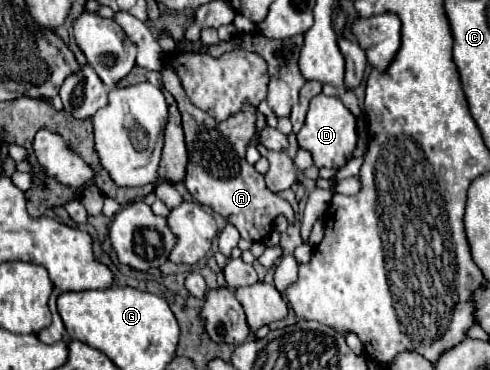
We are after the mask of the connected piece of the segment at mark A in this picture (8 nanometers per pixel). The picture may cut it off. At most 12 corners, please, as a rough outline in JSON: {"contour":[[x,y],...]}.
{"contour":[[169,64],[187,144],[185,188],[261,242],[293,208],[245,160],[255,106],[217,122]]}

